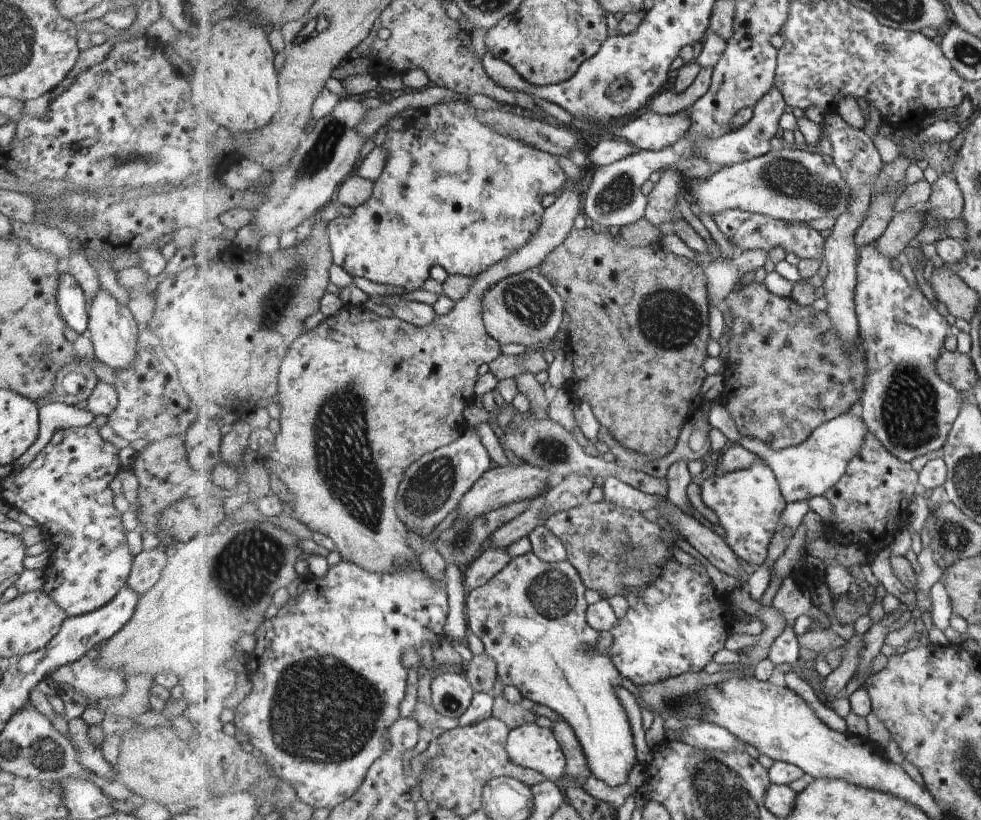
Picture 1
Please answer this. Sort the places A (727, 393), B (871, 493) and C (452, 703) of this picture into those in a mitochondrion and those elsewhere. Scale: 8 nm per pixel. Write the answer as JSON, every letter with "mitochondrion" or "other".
{"A":"other","B":"other","C":"mitochondrion"}

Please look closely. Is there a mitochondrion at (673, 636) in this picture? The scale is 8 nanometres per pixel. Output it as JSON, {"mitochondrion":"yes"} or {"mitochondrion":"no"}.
{"mitochondrion":"no"}

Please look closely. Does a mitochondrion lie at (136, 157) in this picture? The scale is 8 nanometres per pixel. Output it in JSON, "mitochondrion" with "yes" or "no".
{"mitochondrion":"yes"}

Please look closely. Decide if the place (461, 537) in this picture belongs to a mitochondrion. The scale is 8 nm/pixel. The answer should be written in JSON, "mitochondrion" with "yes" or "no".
{"mitochondrion":"yes"}

